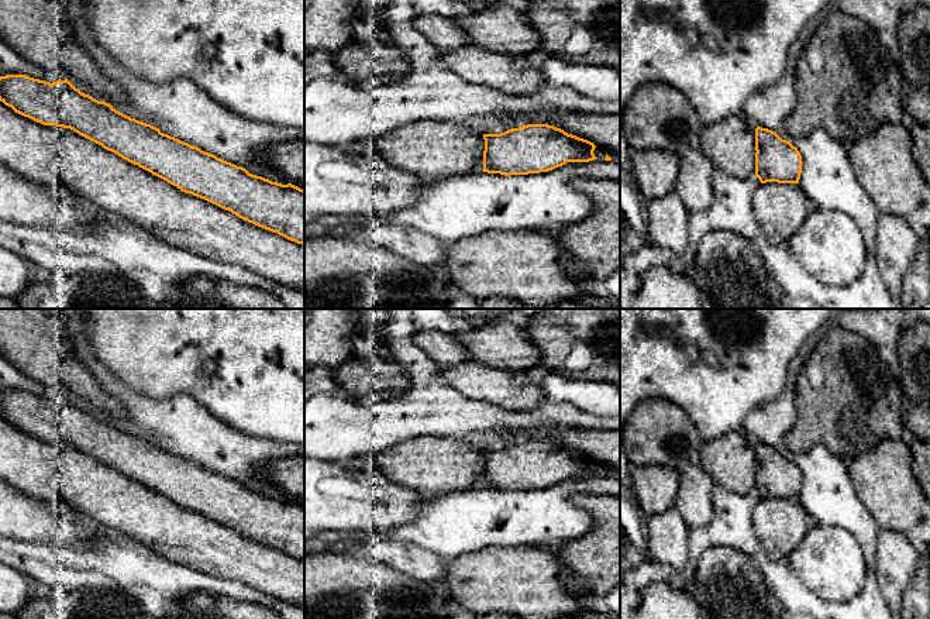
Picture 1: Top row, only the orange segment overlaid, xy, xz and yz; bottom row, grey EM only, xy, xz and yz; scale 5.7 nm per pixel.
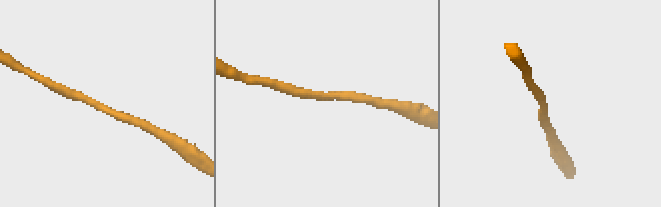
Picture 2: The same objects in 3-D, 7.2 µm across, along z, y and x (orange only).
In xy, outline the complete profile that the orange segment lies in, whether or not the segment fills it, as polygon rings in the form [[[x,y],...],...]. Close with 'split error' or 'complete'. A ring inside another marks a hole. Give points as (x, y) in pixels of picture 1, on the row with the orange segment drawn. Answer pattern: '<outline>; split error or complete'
[[[27,75],[0,76],[0,102],[44,125],[70,128],[123,159],[138,165],[185,193],[204,199],[240,219],[304,245],[304,190],[249,173],[213,154],[163,134],[159,128],[117,111],[82,93],[68,79],[54,83]]]; complete

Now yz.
[[[755,128],[755,176],[761,183],[799,183],[802,155],[789,141],[775,131]]]; complete

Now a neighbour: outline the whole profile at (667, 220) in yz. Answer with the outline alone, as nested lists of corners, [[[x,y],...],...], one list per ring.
[[[672,190],[666,196],[647,200],[648,238],[659,248],[682,255],[688,248],[689,212]]]

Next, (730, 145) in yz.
[[[741,116],[705,125],[698,142],[716,169],[738,179],[755,175],[755,130]]]

